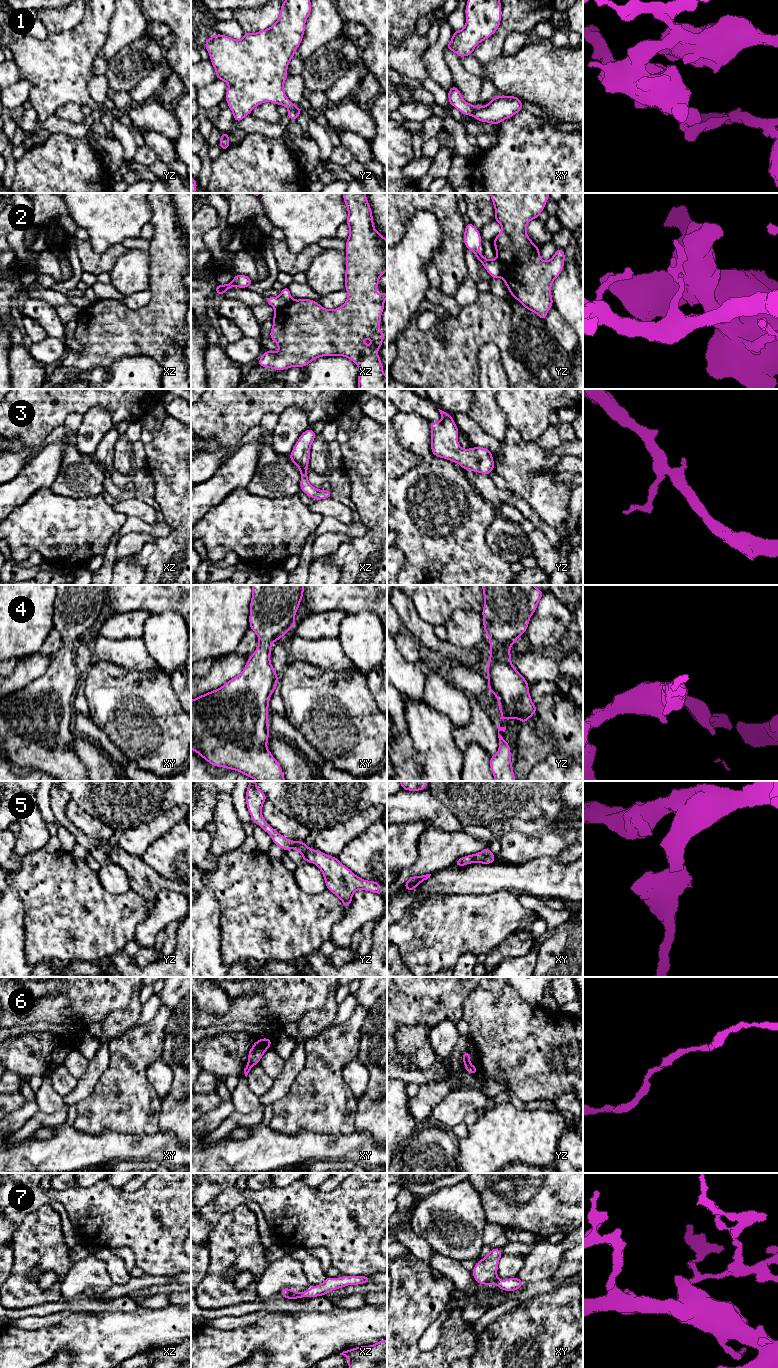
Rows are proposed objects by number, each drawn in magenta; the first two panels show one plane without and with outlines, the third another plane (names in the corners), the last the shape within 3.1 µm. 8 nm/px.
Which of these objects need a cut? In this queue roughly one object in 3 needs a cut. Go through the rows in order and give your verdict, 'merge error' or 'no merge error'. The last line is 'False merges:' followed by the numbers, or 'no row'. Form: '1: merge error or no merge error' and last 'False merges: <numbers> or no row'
1: merge error
2: merge error
3: no merge error
4: no merge error
5: no merge error
6: merge error
7: no merge error
False merges: 1, 2, 6

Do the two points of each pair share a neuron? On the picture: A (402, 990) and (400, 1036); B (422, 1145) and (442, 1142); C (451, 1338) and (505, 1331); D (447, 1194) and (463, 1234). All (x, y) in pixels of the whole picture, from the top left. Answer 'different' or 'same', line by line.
A: different
B: same
C: different
D: same

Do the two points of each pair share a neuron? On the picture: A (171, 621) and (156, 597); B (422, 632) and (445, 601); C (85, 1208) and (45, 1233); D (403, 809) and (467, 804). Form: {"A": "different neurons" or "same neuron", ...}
{"A": "different neurons", "B": "different neurons", "C": "different neurons", "D": "different neurons"}

